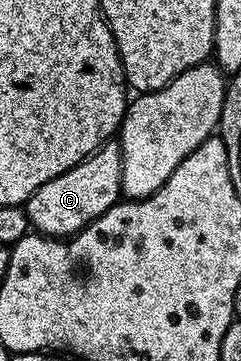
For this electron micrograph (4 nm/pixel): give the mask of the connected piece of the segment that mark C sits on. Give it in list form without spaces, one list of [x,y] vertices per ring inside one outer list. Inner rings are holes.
[[[108,142],[98,152],[87,156],[77,166],[65,174],[45,182],[27,199],[25,211],[30,224],[36,233],[52,238],[70,238],[82,228],[93,223],[98,216],[120,203],[121,170],[123,153],[118,143]]]

